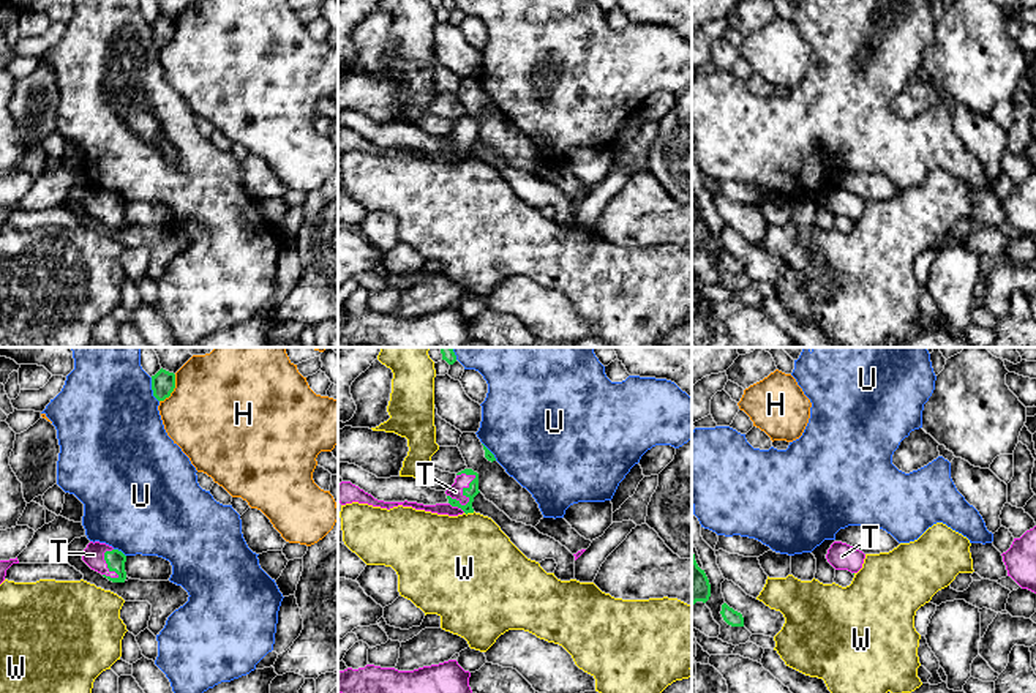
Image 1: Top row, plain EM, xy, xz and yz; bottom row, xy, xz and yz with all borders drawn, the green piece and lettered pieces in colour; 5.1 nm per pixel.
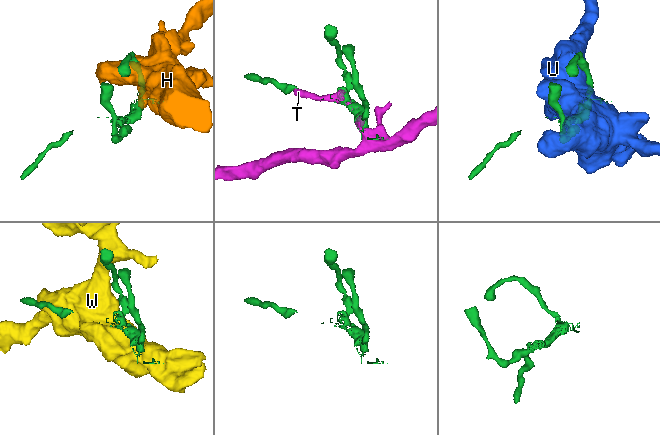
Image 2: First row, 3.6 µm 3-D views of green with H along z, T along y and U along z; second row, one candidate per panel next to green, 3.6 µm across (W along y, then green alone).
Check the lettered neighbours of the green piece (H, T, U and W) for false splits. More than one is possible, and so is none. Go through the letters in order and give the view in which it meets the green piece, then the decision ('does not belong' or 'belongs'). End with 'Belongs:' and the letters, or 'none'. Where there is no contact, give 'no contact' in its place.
H: meets green in xy; does not belong
T: meets green in xz; belongs
U: meets green in xy; does not belong
W: meets green in xz; does not belong
Belongs: T

